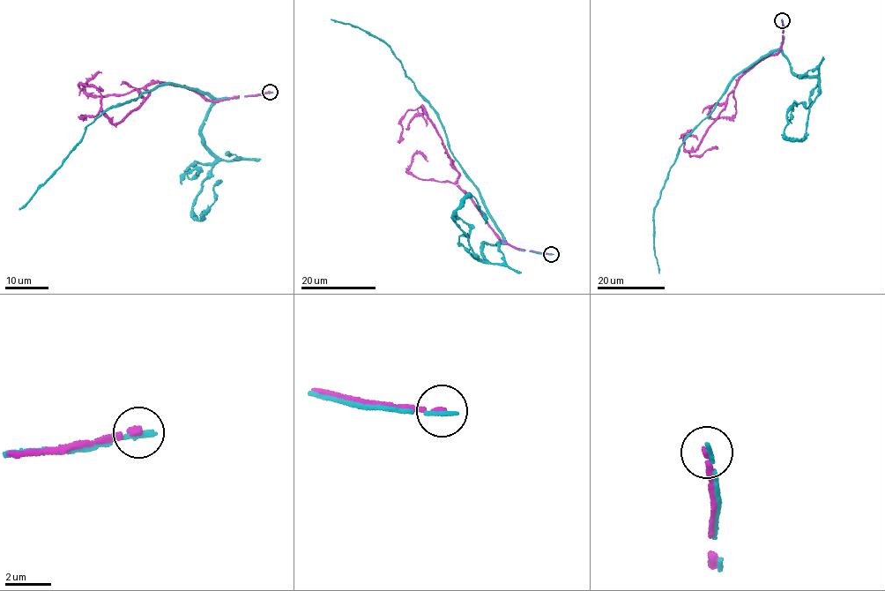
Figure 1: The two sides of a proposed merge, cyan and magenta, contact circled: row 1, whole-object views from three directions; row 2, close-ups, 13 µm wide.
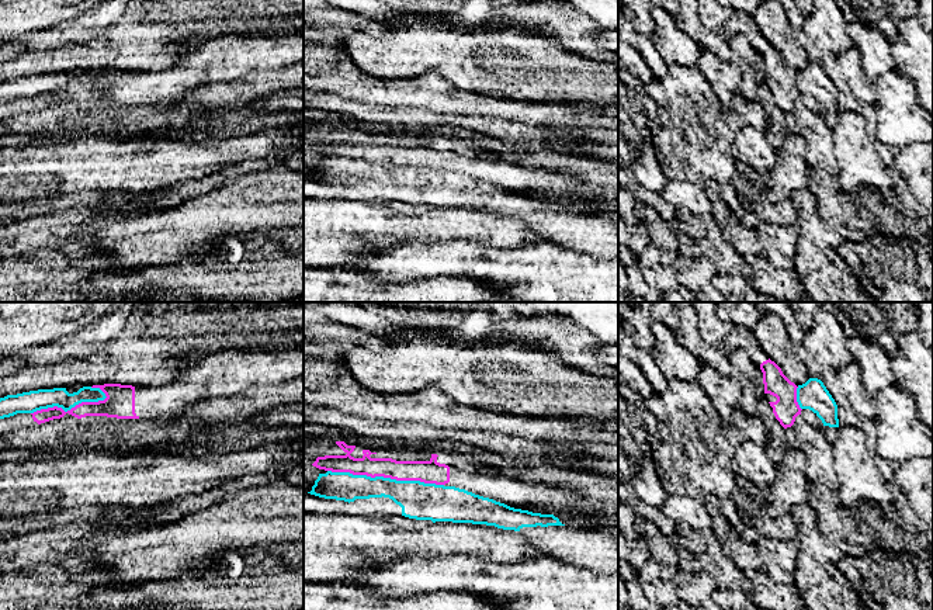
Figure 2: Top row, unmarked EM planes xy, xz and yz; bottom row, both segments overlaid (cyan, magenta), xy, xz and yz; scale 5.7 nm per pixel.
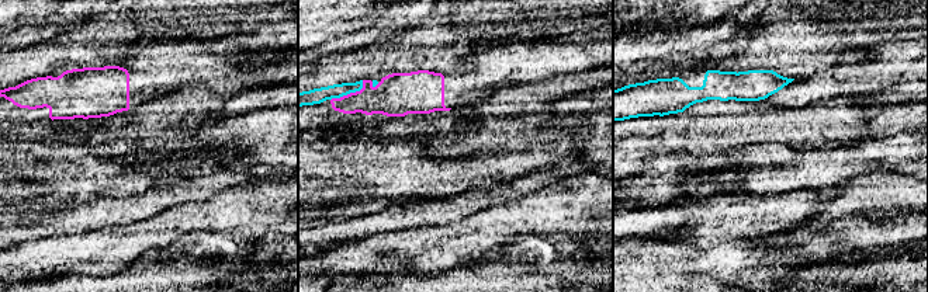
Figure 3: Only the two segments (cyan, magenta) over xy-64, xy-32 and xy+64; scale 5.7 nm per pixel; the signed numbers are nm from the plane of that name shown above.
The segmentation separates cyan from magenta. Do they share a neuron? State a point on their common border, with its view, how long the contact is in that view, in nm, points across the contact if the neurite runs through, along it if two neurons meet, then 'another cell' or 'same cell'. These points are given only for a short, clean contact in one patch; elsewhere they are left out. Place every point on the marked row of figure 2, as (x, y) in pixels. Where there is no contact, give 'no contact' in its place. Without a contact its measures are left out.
meets cyan in xz at (385, 478); contact 650 nm long; another cell

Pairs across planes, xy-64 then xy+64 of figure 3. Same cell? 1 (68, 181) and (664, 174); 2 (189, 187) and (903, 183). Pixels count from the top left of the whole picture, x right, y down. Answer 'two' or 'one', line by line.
1: one
2: two

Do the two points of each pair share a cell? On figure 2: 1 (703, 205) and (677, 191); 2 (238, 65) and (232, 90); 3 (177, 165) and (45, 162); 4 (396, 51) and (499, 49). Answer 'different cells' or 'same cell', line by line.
1: same cell
2: different cells
3: same cell
4: same cell

